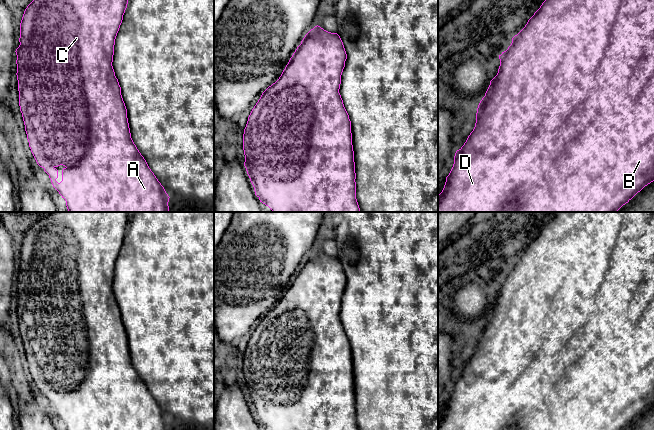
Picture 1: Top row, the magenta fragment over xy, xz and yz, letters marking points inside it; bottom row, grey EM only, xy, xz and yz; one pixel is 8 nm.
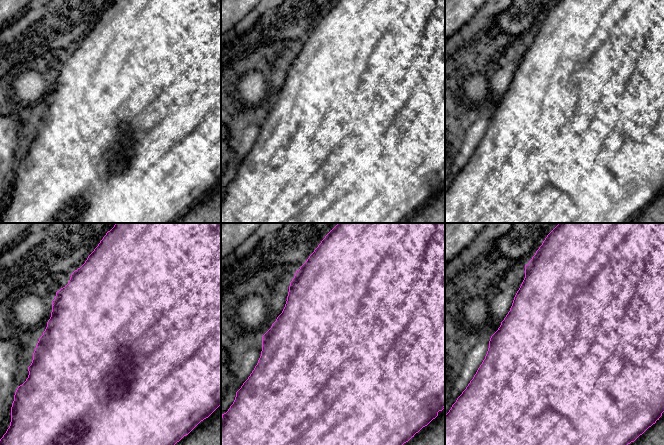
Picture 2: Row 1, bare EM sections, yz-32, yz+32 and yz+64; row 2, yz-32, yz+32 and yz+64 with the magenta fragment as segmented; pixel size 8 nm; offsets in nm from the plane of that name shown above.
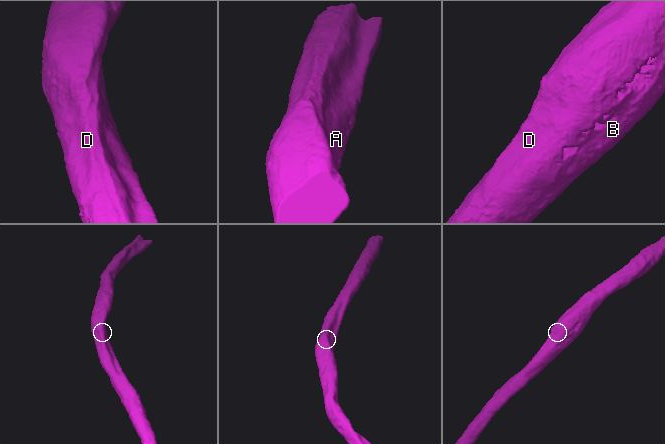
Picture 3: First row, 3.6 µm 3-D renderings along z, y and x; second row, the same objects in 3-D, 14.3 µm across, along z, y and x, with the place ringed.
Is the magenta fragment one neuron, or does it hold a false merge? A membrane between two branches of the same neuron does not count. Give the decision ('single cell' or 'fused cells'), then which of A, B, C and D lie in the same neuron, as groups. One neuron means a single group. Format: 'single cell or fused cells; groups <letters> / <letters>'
single cell; groups A B C D

